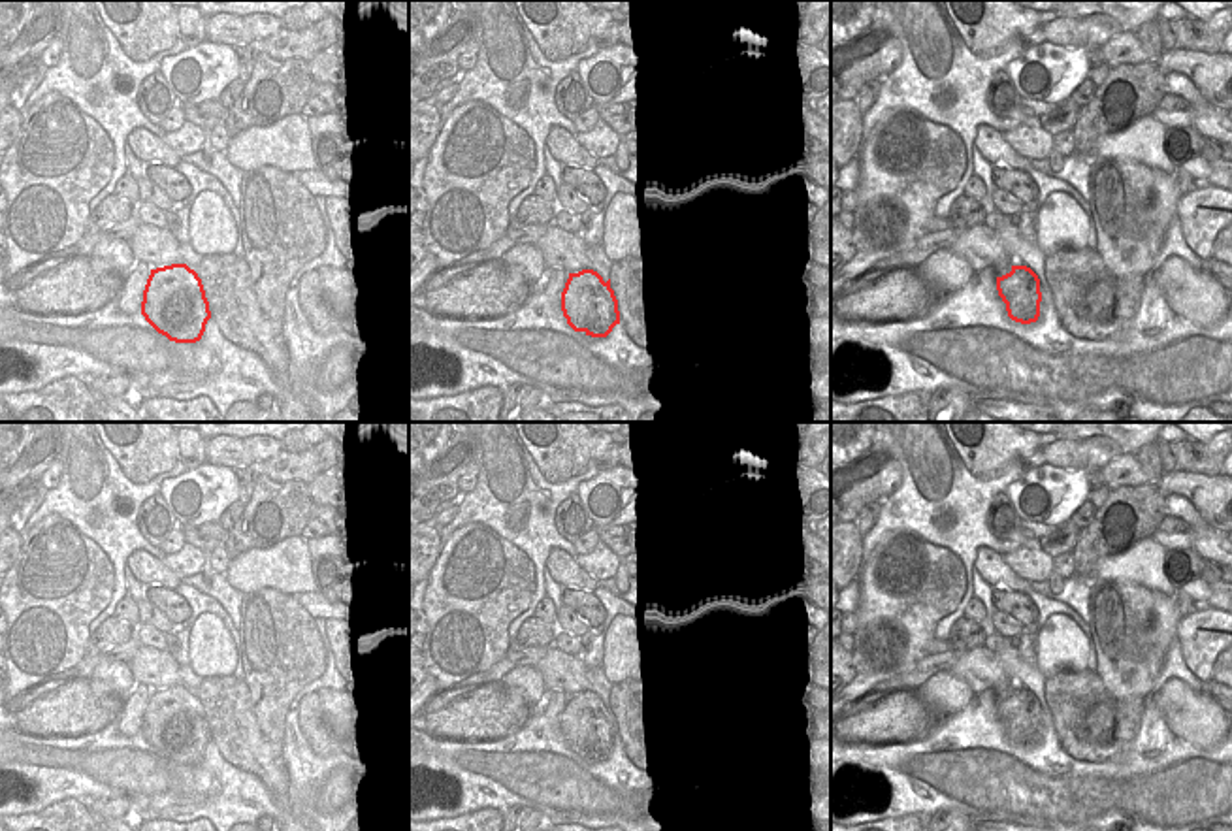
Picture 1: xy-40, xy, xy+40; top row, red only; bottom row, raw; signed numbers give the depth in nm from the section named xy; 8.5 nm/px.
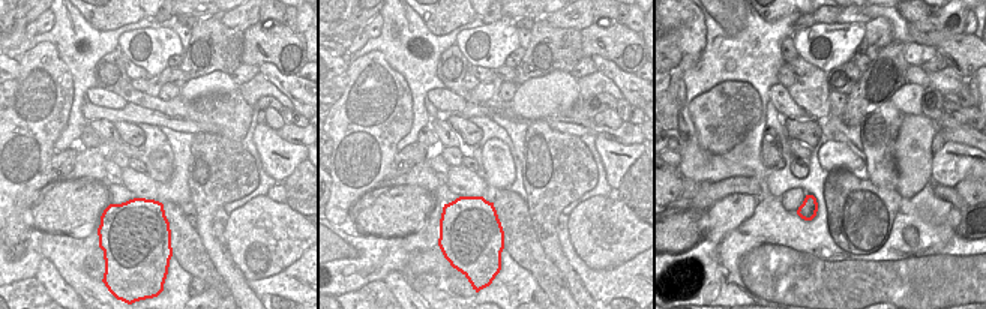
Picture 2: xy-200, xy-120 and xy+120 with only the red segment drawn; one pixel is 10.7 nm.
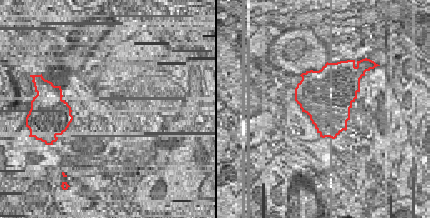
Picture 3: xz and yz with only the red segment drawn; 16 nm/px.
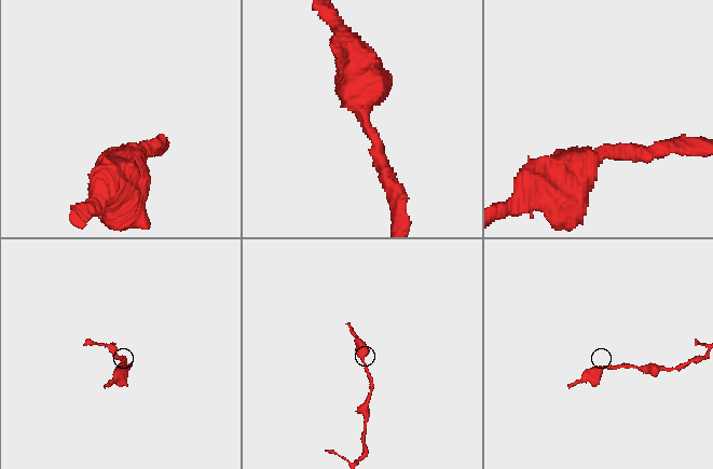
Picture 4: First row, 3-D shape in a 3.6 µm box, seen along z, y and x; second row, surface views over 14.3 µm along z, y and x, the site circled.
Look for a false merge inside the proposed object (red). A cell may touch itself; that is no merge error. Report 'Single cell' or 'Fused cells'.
Single cell

